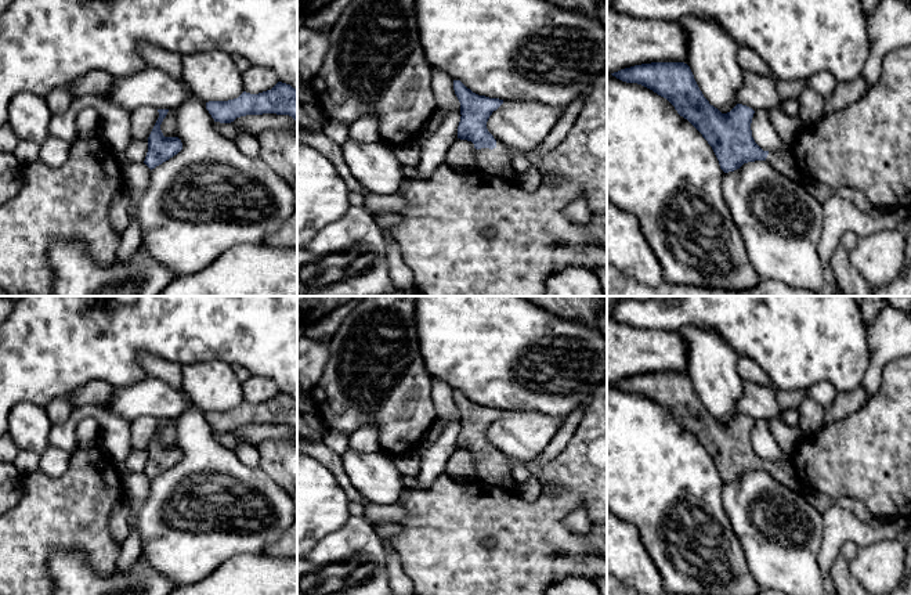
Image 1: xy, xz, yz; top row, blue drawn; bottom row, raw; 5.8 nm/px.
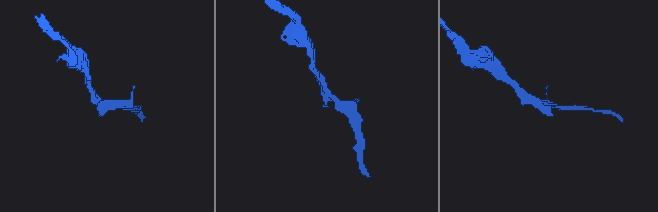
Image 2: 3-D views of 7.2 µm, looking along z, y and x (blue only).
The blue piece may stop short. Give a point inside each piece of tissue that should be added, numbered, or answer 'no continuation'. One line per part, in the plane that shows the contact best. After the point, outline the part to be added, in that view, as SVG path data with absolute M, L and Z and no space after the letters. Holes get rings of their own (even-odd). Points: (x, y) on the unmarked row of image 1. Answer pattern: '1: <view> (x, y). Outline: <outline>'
1: xz (492, 472). Outline: M481 458L476 459L477 464L477 479L488 486L500 487L506 477L510 475L510 468L507 468L502 458Z

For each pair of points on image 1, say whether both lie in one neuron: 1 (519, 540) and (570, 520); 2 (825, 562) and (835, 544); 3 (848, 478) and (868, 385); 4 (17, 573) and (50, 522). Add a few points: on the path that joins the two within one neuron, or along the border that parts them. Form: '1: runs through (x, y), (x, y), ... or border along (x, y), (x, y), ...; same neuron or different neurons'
1: border along (561, 519), (578, 534), (585, 536), (590, 530); different neurons
2: runs through (827, 558), (831, 548); same neuron
3: border along (885, 365), (881, 374), (881, 386), (870, 396); different neurons
4: runs through (17, 561), (38, 534); same neuron

